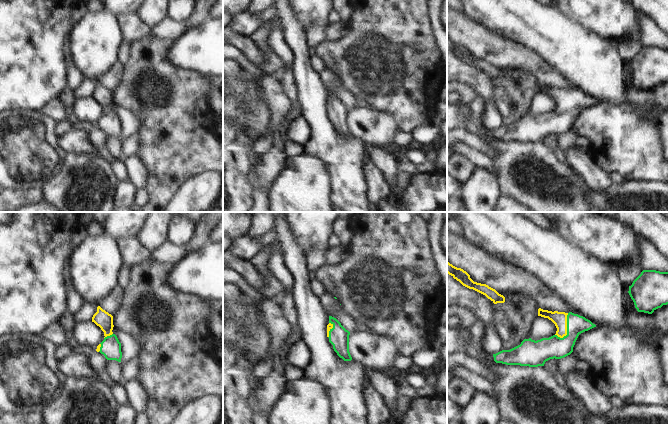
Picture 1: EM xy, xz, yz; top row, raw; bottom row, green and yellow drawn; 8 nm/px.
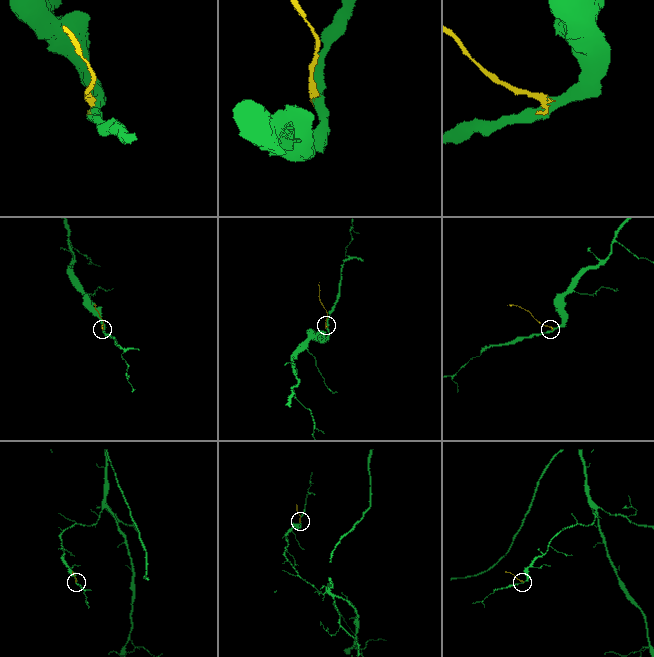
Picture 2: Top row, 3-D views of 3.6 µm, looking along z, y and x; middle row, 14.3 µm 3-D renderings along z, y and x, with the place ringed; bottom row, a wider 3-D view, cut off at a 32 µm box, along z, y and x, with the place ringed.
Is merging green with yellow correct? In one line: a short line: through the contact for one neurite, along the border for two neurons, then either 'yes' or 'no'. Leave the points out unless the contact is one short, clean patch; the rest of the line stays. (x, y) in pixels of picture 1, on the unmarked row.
yz (545, 125), (567, 103), (559, 95) | yes

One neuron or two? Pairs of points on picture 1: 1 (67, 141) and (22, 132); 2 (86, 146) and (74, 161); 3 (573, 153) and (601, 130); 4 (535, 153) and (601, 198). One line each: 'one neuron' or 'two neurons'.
1: two neurons
2: two neurons
3: two neurons
4: one neuron

